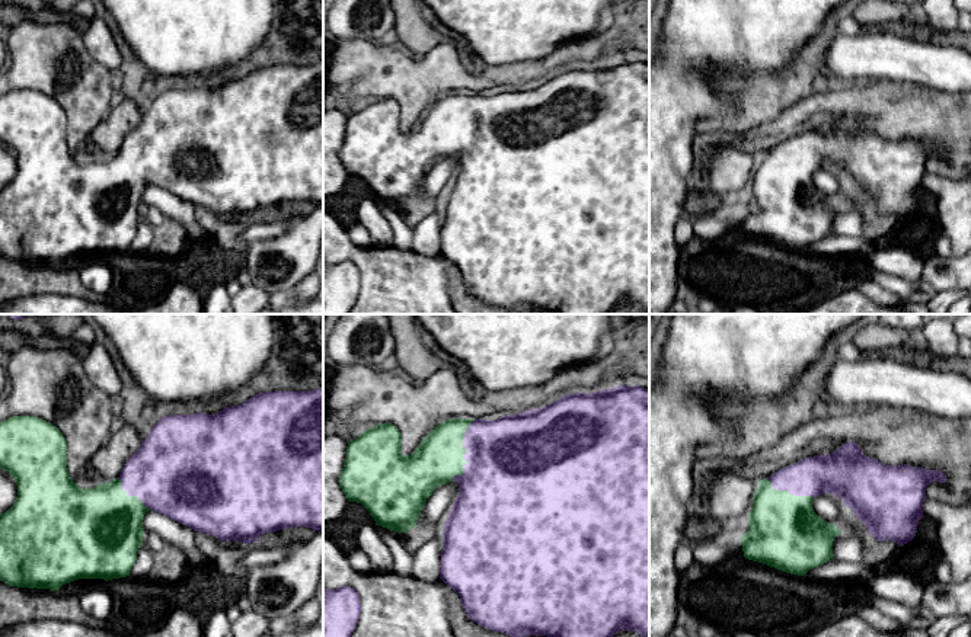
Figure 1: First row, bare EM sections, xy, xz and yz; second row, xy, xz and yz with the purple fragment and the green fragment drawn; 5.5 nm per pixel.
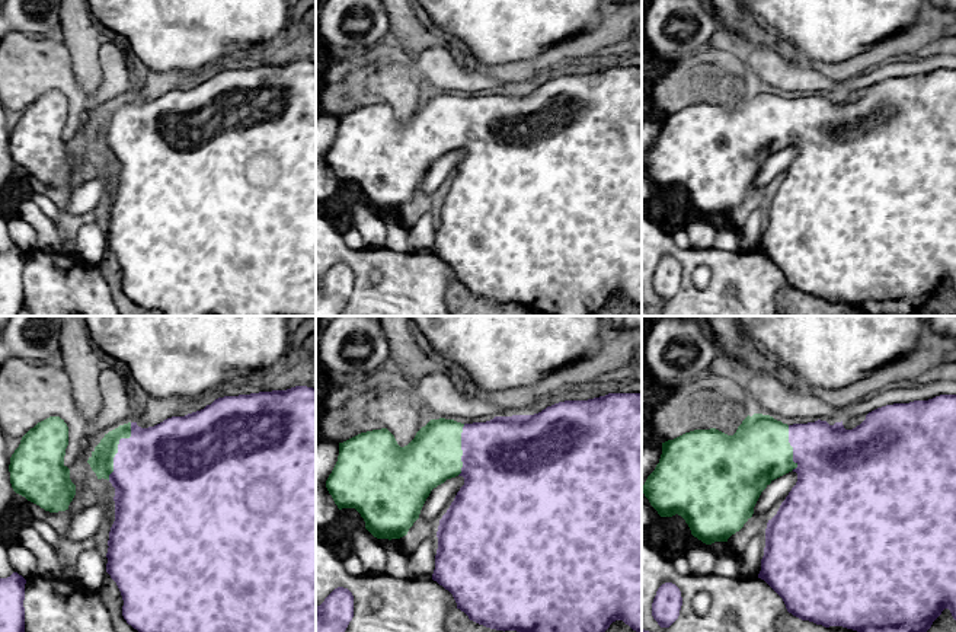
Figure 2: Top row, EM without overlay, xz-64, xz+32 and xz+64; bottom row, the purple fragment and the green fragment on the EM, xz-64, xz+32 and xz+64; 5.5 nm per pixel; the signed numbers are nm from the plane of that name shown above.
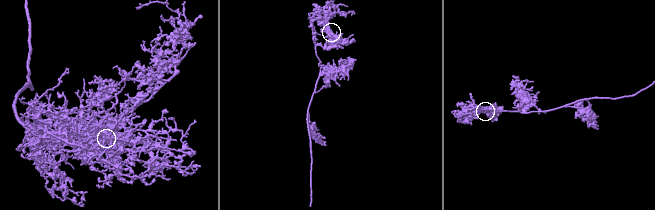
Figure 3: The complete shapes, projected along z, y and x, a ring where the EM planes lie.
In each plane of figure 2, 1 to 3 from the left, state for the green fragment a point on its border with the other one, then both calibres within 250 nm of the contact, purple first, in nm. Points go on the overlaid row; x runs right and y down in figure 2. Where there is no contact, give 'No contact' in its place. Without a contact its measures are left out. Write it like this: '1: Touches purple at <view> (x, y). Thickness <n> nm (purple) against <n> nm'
1: Touches purple at xz-64 (118, 449). Thickness 480 nm (purple) against 130 nm
2: Touches purple at xz+32 (461, 449). Thickness 480 nm (purple) against 300 nm
3: Touches purple at xz+64 (792, 446). Thickness 400 nm (purple) against 340 nm

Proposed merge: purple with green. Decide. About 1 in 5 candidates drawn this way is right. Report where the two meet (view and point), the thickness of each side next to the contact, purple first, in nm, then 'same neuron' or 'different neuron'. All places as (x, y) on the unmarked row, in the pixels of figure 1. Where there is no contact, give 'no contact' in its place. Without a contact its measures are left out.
contact xz (465, 127); calibres 460 and 260 nm; same neuron

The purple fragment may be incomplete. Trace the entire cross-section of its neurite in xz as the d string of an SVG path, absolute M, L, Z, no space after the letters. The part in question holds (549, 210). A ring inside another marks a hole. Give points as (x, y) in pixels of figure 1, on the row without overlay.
M619 60L597 67L559 71L549 80L496 95L448 93L435 100L411 129L402 128L402 109L392 97L379 97L348 116L339 160L348 176L361 177L376 199L408 207L415 199L427 173L445 157L457 156L459 169L444 196L440 253L460 271L467 291L486 304L510 311L547 310L553 314L610 314L622 304L649 311L649 64Z

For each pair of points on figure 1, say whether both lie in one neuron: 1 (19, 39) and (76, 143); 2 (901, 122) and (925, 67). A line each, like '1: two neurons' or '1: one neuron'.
1: one neuron
2: two neurons

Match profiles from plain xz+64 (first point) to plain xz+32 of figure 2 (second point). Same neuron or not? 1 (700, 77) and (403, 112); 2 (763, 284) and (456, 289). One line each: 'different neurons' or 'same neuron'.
1: same neuron
2: different neurons

